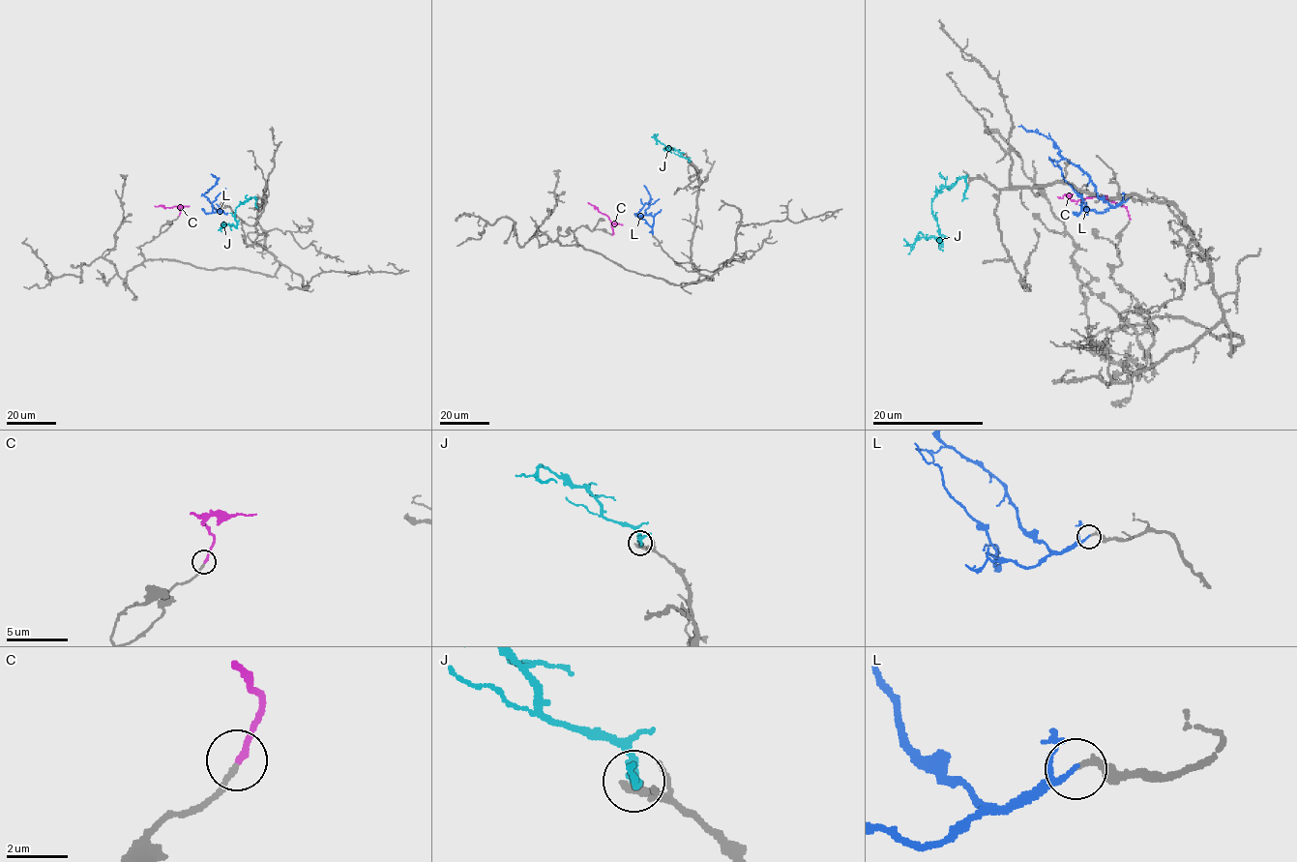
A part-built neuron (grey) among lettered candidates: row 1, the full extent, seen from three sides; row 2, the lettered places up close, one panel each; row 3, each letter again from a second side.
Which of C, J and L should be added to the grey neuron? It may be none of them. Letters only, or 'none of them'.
C, L

